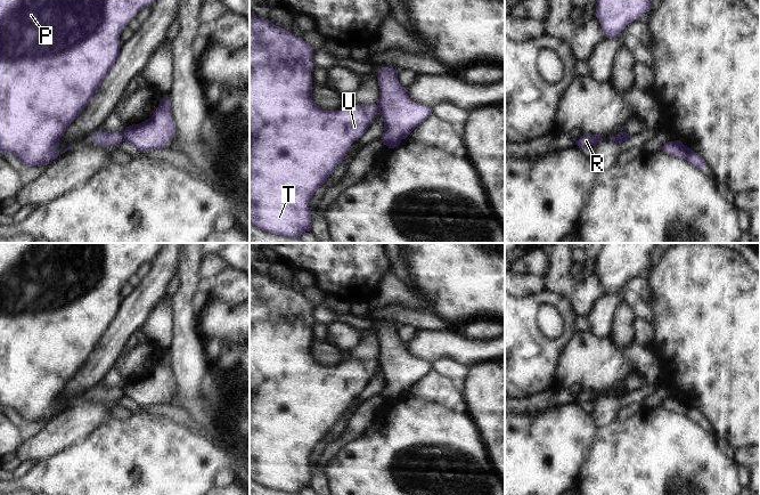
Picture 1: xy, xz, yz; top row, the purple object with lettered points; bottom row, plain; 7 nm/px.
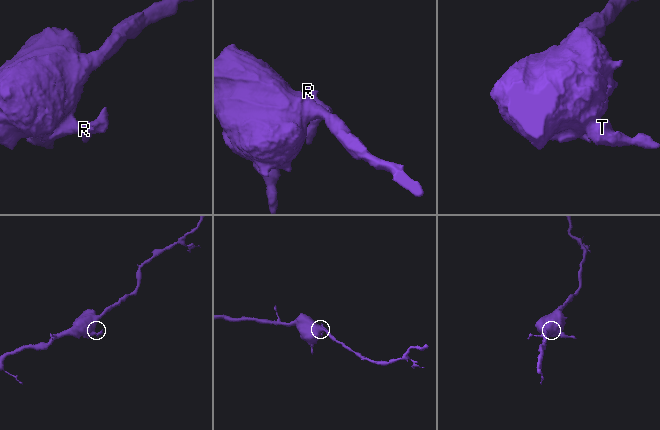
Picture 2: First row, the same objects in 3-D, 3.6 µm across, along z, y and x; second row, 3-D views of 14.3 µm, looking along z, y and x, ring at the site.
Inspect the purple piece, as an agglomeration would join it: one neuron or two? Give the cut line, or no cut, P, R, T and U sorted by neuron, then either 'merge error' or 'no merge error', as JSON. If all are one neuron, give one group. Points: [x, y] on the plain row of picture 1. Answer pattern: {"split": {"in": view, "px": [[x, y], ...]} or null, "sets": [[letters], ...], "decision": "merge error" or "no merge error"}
{"split": {"in": "xy", "px": [[121, 388], [123, 396]]}, "sets": [["P", "T", "U"], ["R"]], "decision": "merge error"}

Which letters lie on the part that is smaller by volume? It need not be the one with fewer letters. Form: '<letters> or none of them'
R

